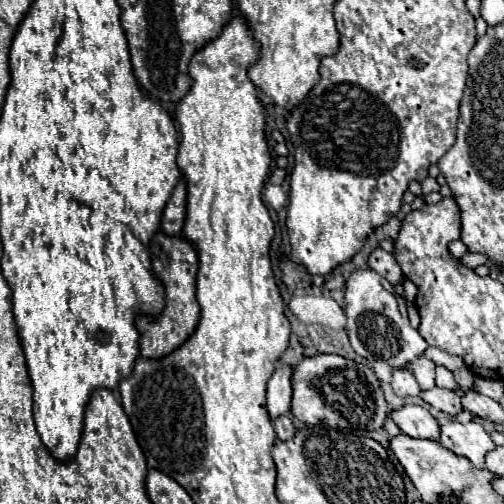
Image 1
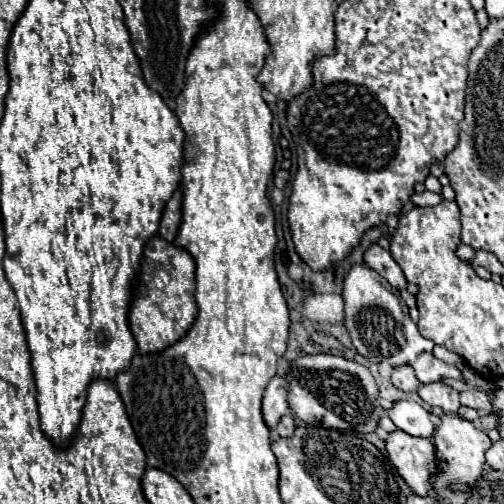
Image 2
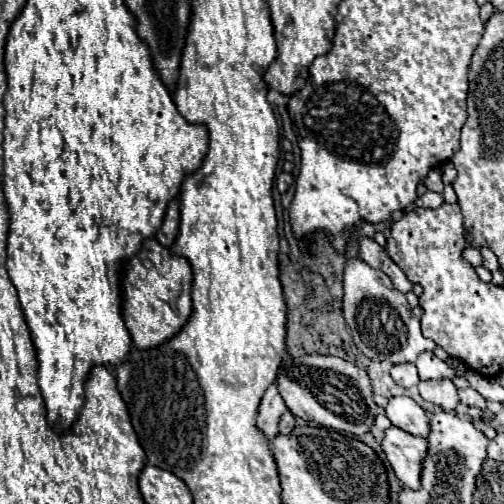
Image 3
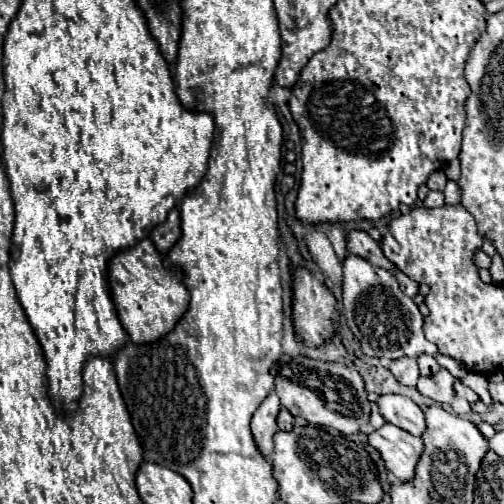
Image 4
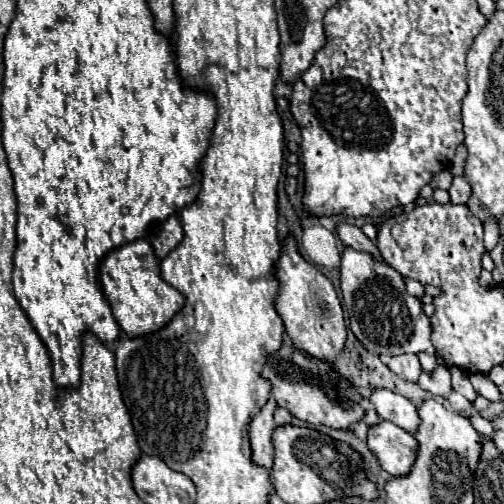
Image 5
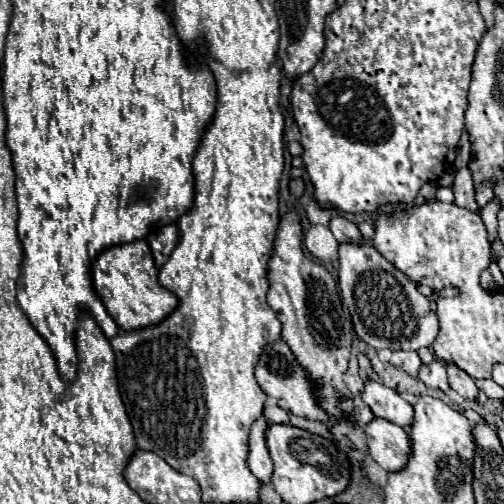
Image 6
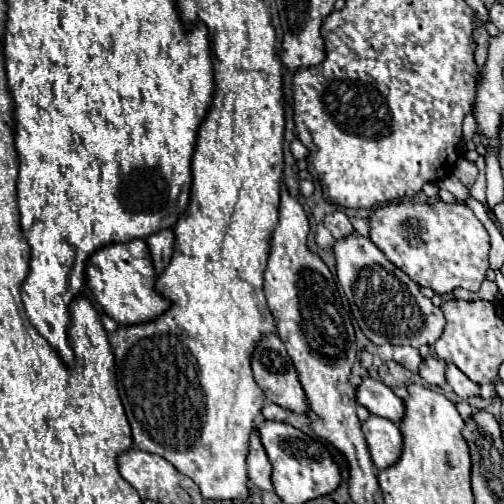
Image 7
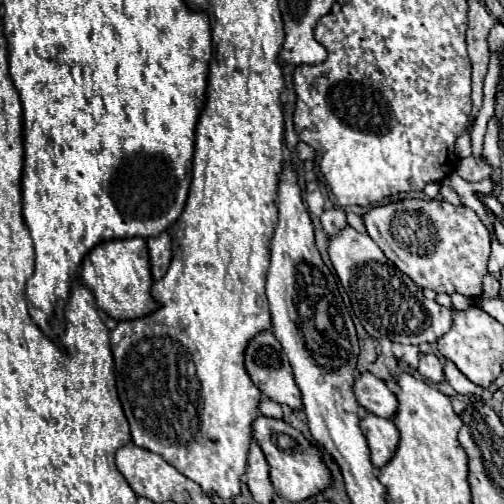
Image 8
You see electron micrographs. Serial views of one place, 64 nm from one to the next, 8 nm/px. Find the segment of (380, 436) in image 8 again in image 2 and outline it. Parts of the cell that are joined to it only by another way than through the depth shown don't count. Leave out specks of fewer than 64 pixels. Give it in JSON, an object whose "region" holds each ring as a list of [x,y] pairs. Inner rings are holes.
{"region":[[[402,430],[388,434],[386,452],[414,494],[426,496],[438,476],[436,446],[430,438],[414,438]]]}

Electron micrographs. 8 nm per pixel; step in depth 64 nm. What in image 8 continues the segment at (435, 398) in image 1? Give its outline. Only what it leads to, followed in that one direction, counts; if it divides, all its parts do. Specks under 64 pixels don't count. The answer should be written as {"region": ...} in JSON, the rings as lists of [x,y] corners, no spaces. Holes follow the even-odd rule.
{"region":[[[420,354],[420,366],[418,366],[418,372],[430,380],[430,382],[444,382],[444,374],[442,374],[442,360],[434,354]]]}

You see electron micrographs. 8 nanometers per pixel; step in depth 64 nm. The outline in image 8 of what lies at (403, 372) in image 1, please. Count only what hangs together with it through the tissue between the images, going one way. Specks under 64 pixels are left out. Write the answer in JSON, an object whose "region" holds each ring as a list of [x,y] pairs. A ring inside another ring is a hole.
{"region":[[[394,344],[394,356],[402,362],[406,362],[410,368],[418,368],[418,356],[420,350],[418,346],[404,346],[404,344]]]}

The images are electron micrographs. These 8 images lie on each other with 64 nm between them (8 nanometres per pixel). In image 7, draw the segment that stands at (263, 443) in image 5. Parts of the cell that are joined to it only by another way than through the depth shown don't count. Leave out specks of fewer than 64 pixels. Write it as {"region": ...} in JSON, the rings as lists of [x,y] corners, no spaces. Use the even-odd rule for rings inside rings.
{"region":[[[252,430],[250,434],[250,454],[248,454],[248,474],[250,474],[250,482],[254,488],[260,490],[270,490],[272,482],[270,482],[270,474],[272,474],[272,464],[266,456],[266,450],[260,442],[258,430]]]}

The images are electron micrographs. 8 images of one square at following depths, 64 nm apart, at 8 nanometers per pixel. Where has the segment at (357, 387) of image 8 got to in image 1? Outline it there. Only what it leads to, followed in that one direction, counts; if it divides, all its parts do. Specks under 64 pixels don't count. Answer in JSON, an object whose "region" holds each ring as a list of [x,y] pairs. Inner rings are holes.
{"region":[[[414,404],[402,406],[392,412],[392,420],[410,438],[426,438],[426,440],[440,438],[440,426],[436,418],[422,406],[414,406]]]}

